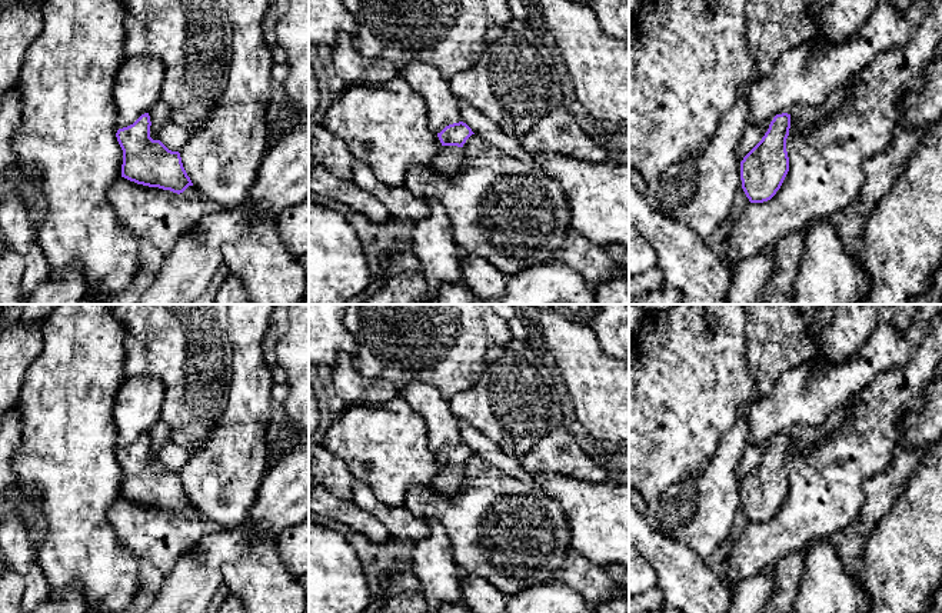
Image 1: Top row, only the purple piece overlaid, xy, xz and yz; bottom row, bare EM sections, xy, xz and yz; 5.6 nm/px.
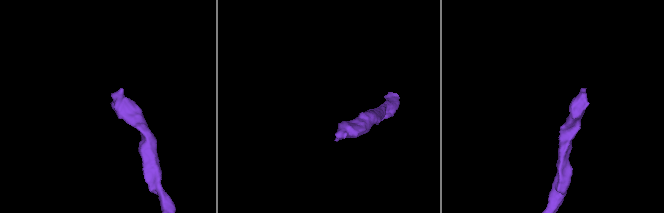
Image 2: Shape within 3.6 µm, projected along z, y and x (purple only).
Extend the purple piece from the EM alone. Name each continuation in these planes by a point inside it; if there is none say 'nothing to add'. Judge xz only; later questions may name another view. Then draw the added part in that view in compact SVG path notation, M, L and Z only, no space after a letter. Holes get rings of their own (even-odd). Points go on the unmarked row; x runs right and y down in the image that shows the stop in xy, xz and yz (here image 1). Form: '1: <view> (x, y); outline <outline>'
1: xz (450, 477); outline M442 466L439 476L433 480L432 487L439 494L453 494L456 493L463 483L462 469L457 466Z

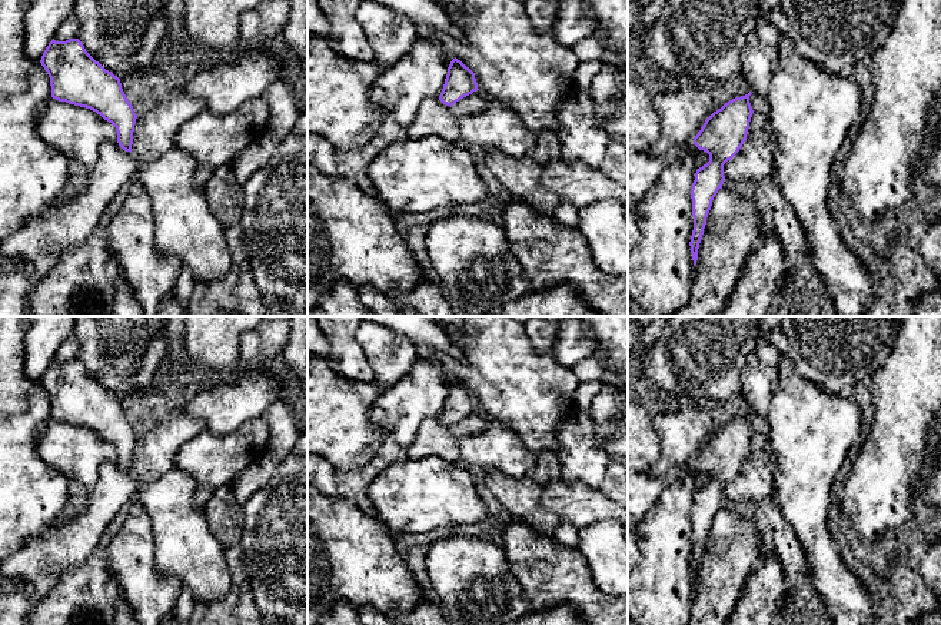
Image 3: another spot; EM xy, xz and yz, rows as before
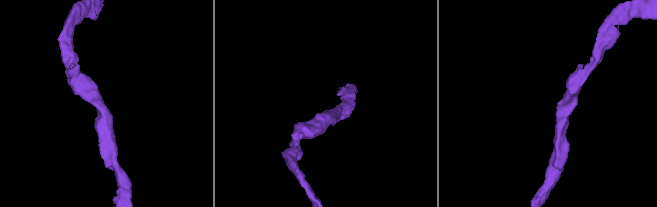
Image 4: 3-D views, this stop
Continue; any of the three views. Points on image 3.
nothing to add

